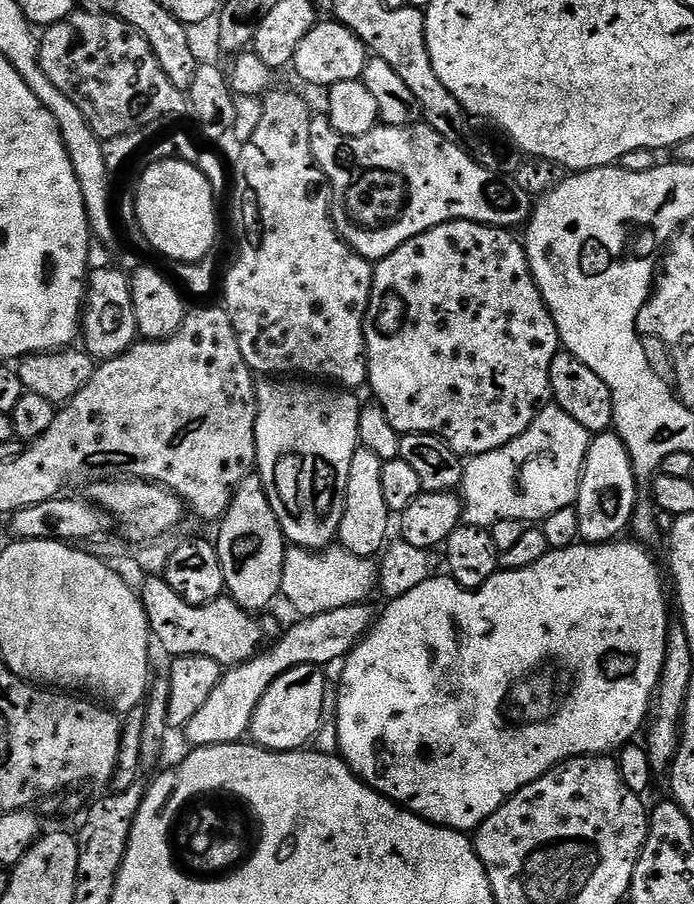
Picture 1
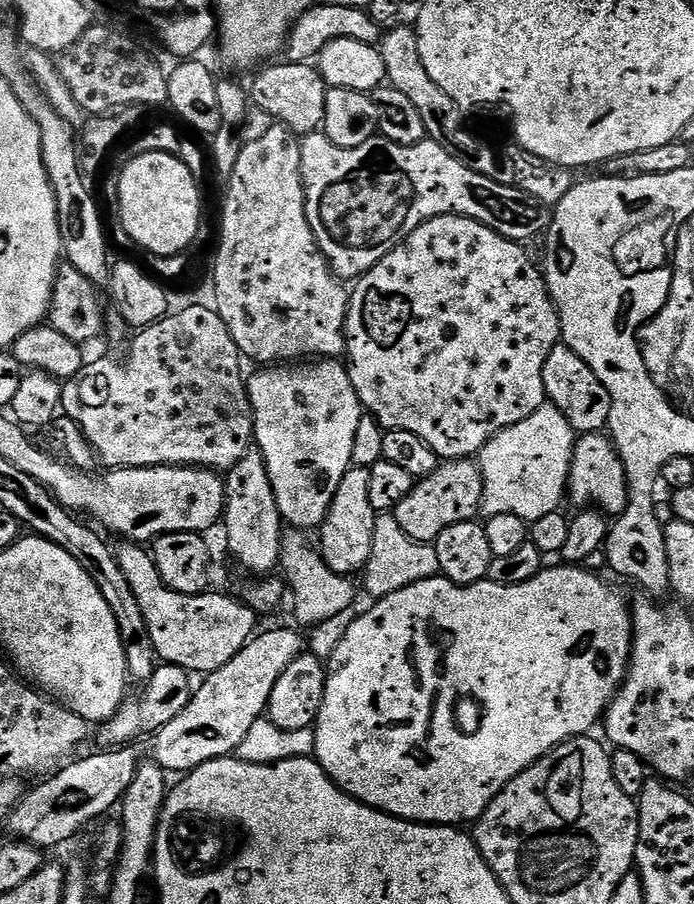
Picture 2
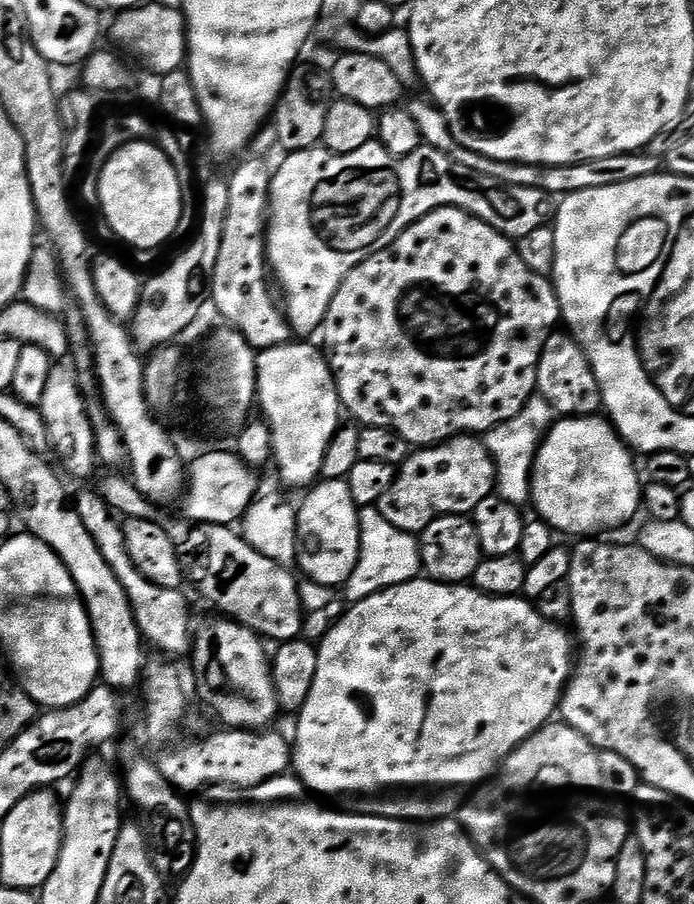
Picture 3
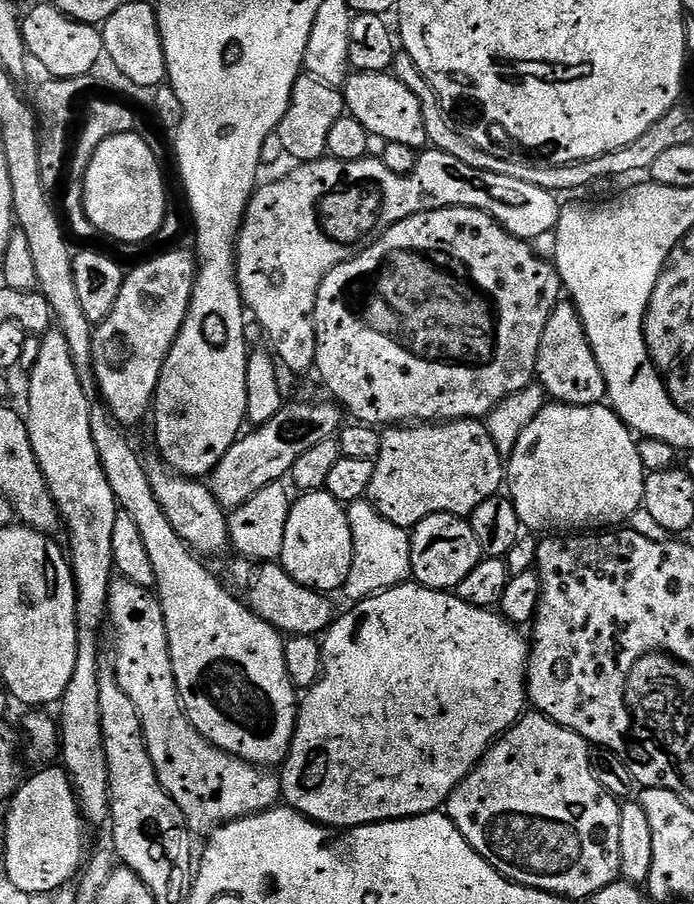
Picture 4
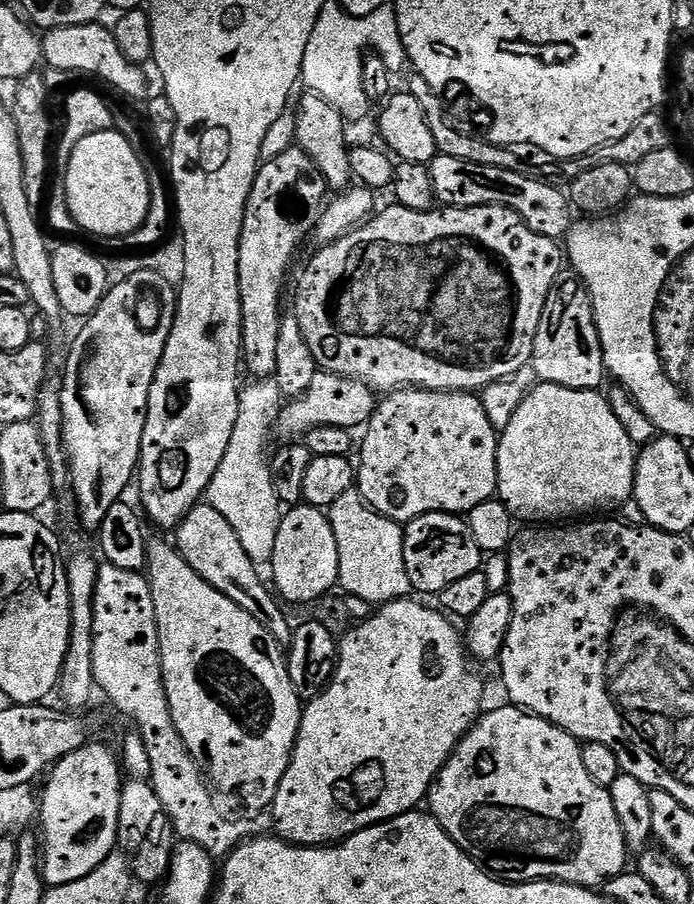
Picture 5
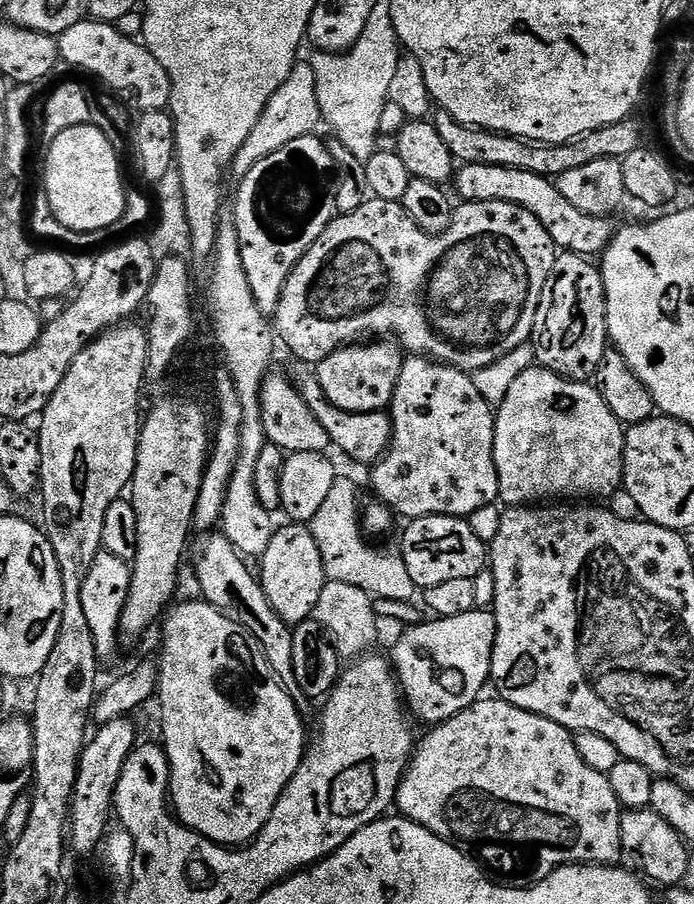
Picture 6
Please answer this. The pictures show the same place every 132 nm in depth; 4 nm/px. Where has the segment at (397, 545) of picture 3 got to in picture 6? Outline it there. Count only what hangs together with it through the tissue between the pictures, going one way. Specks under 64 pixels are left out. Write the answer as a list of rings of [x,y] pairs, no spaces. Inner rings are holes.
[[[344,474],[337,475],[330,495],[326,502],[322,502],[310,525],[314,542],[318,542],[318,550],[322,550],[325,577],[334,582],[356,586],[373,598],[394,599],[395,602],[404,603],[415,601],[418,589],[414,578],[410,578],[410,570],[406,570],[406,562],[395,551],[379,552],[371,548],[368,545],[371,543],[362,531],[361,517],[362,503],[356,493],[355,482]]]

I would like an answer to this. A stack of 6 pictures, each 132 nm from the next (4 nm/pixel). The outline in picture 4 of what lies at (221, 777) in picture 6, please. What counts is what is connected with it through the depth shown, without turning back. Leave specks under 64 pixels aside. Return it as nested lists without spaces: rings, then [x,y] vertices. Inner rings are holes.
[[[103,402],[92,404],[90,430],[94,434],[94,446],[98,446],[100,461],[114,490],[117,505],[123,512],[130,514],[134,522],[138,522],[138,531],[142,533],[146,554],[150,554],[150,563],[154,565],[155,591],[159,595],[160,605],[164,611],[170,662],[174,666],[180,704],[188,720],[194,726],[194,730],[198,730],[198,734],[202,734],[223,752],[229,752],[230,755],[251,764],[283,765],[288,759],[298,715],[298,689],[286,670],[285,637],[257,616],[243,599],[235,600],[216,581],[215,574],[204,565],[207,563],[185,544],[183,538],[174,530],[174,526],[170,526],[170,518],[162,514],[162,506],[158,506],[158,498],[154,498],[149,469],[144,469],[139,454],[132,449],[132,444],[124,433],[127,432],[125,425],[116,421],[107,404]]]

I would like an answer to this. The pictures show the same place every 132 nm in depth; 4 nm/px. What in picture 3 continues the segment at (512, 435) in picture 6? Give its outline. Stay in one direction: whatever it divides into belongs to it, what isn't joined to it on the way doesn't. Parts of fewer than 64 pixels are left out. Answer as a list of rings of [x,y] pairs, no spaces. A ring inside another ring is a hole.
[[[599,415],[560,418],[544,435],[536,455],[536,465],[532,467],[531,507],[536,507],[535,515],[545,520],[557,534],[565,532],[575,538],[596,538],[600,532],[612,532],[623,524],[628,524],[642,508],[642,483],[636,473],[633,453],[620,439],[619,432],[607,419]]]

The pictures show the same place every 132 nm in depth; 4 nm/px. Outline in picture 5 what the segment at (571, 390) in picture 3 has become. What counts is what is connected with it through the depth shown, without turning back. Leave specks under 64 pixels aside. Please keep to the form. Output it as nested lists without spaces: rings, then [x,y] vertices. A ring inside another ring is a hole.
[[[562,274],[554,282],[554,286],[546,298],[546,306],[542,310],[542,322],[538,322],[538,334],[534,338],[530,367],[536,372],[537,381],[566,386],[570,390],[590,392],[601,387],[599,384],[603,382],[604,376],[606,380],[604,351],[592,309],[592,296],[588,293],[588,287],[579,276]]]

